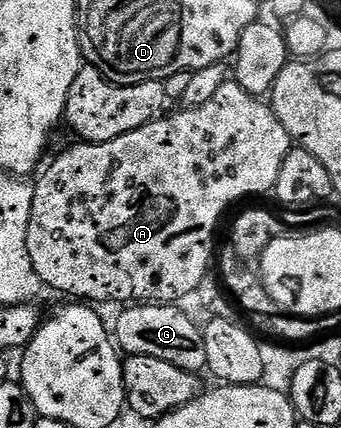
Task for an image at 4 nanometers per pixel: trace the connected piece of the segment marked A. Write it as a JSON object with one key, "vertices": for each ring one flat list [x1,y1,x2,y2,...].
{"vertices":[[227,82,224,86,220,86,220,90,216,90,216,95,212,98,212,102,204,102,204,106,196,106,195,108,182,108,177,110,169,116,163,115,161,118,151,120,150,123,145,124,140,130,132,130,128,134,124,134,120,138,112,138,112,142,104,142,103,144,88,144,85,142,74,142,67,152,62,152,50,165,45,165,44,171,37,177,34,184,34,197,32,198,32,214,28,218,28,258,32,258,32,266,36,270,36,274,40,274,43,285,47,289,55,288,58,292,63,292,64,295,70,296,66,298,73,298,78,302,94,302,90,300,130,300,126,302,182,302,185,296,193,297,197,293,200,282,211,271,210,259,214,256,214,231,218,228,218,219,226,212,226,207,229,204,234,204,237,200,242,200,245,196,258,196,261,192,269,193,274,187,276,178,280,174,280,166,284,166,284,158,289,154,292,141,288,130,284,130,284,126,280,126,280,118,276,118,276,114,272,111,271,105,265,99,253,96,246,93,235,82]]}

